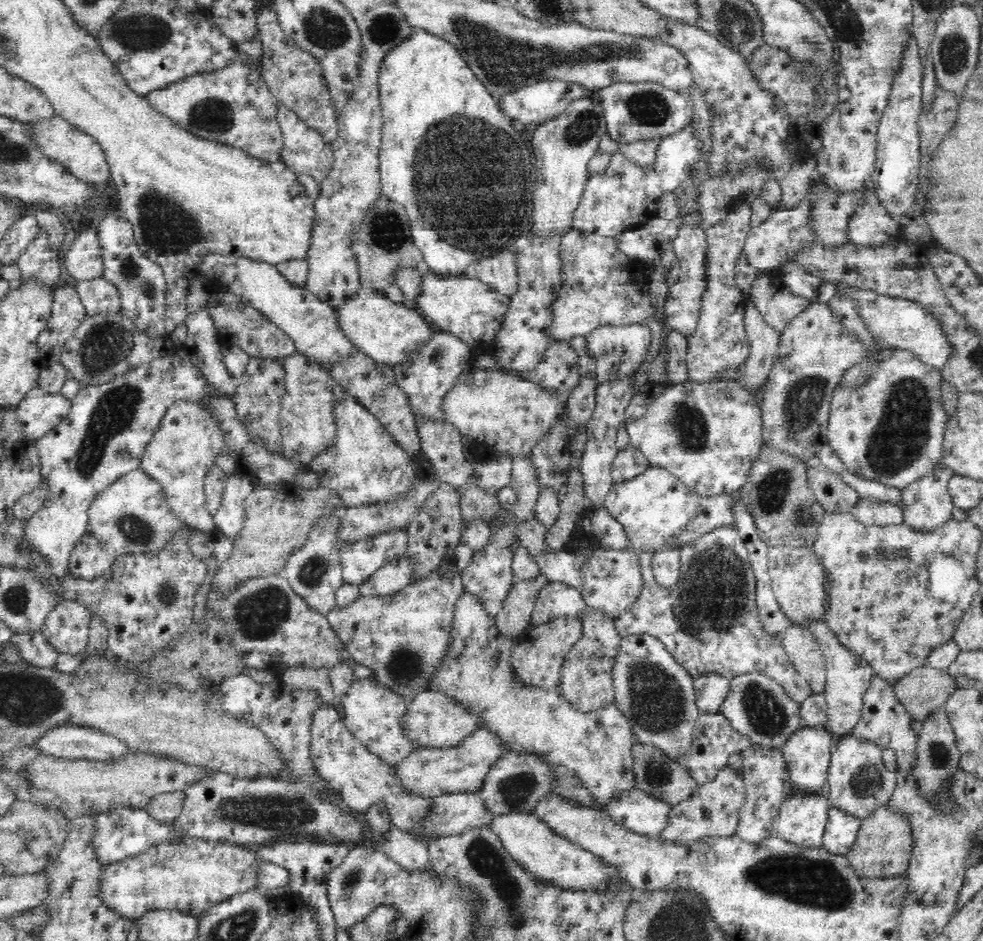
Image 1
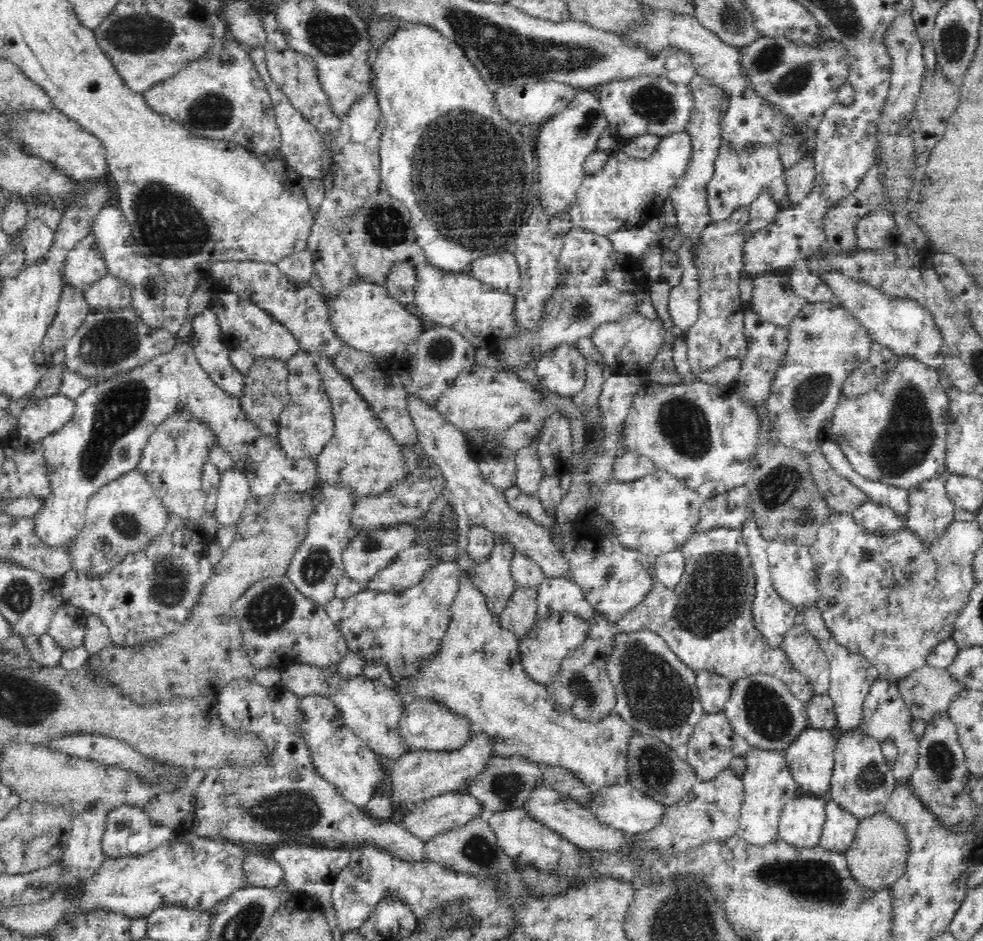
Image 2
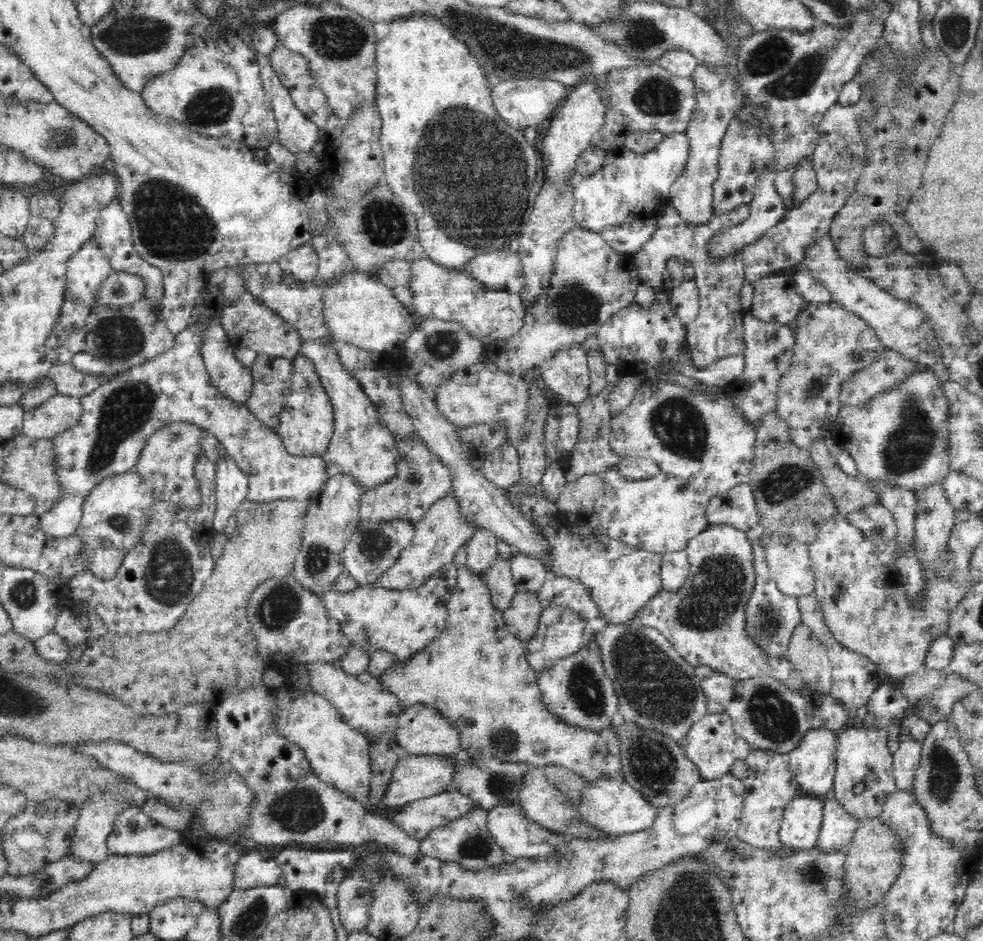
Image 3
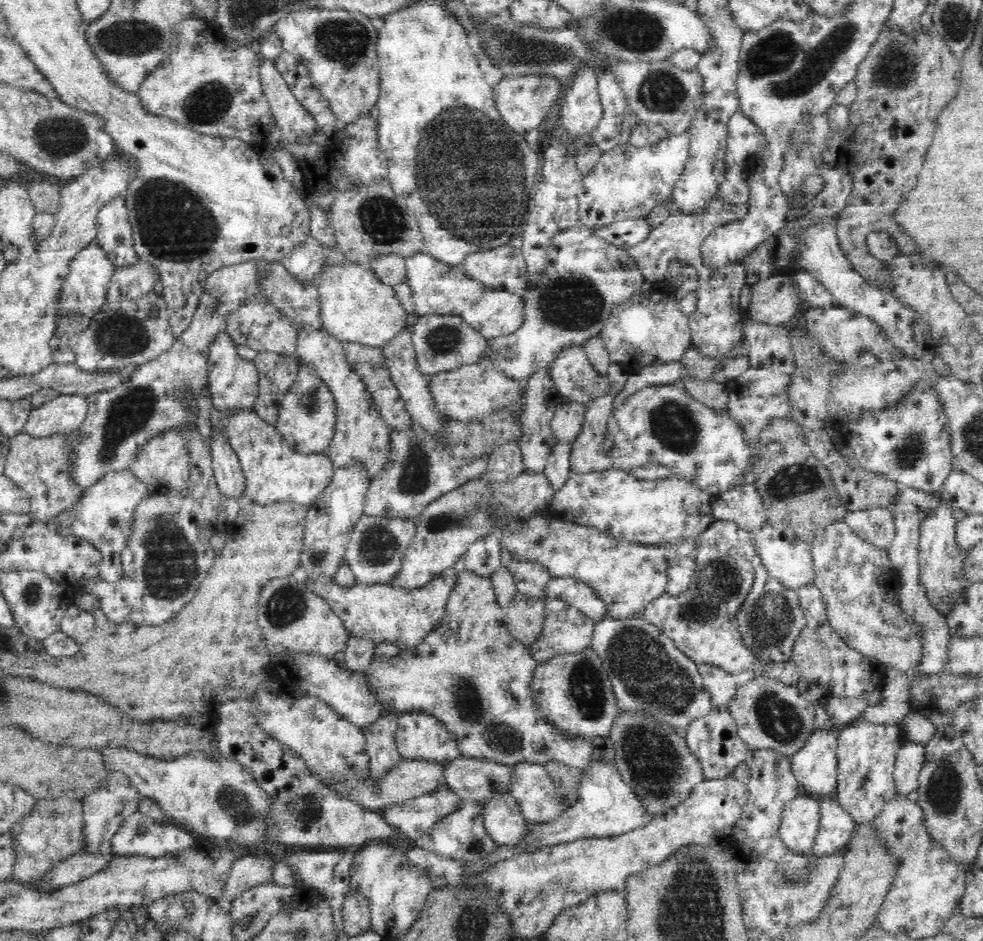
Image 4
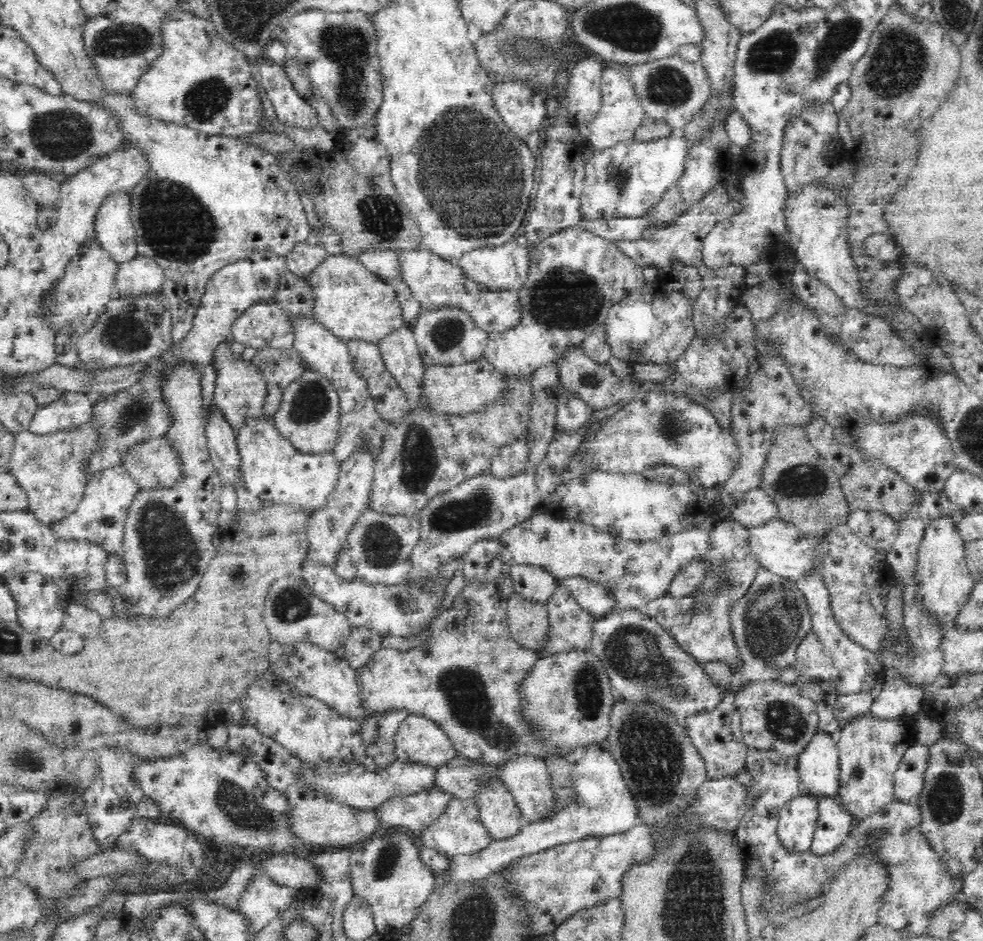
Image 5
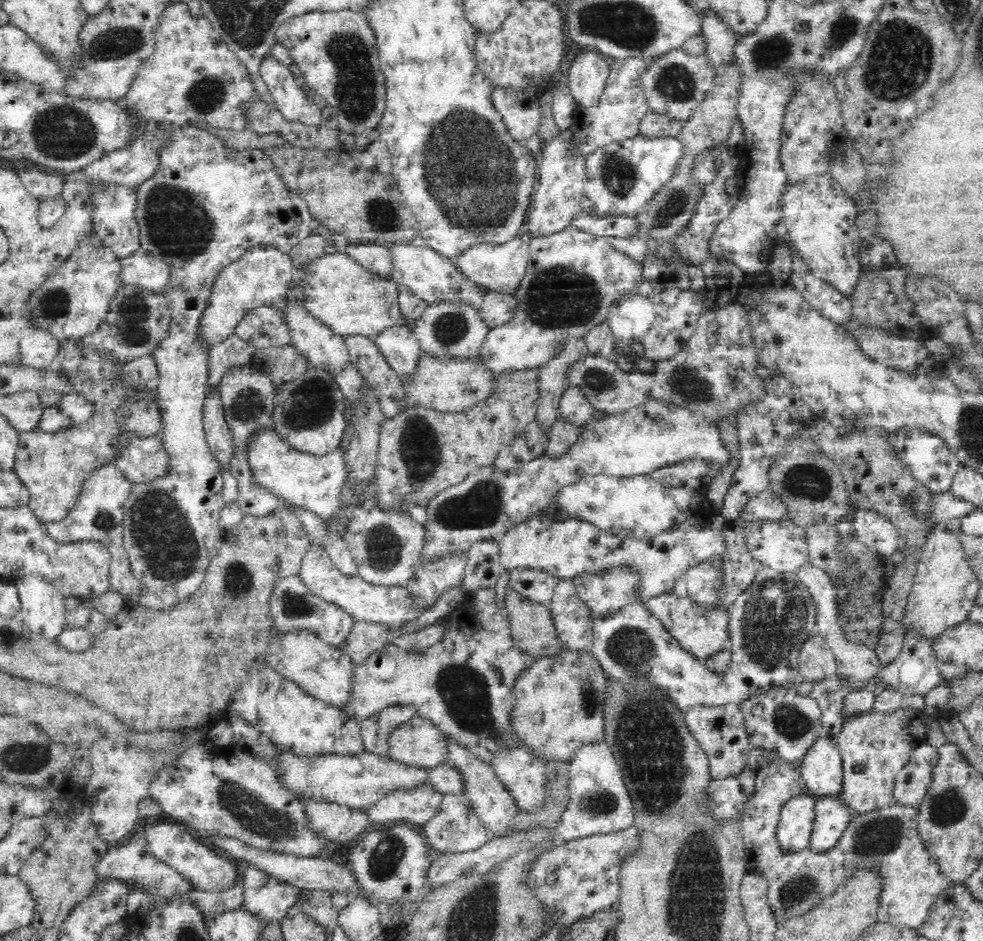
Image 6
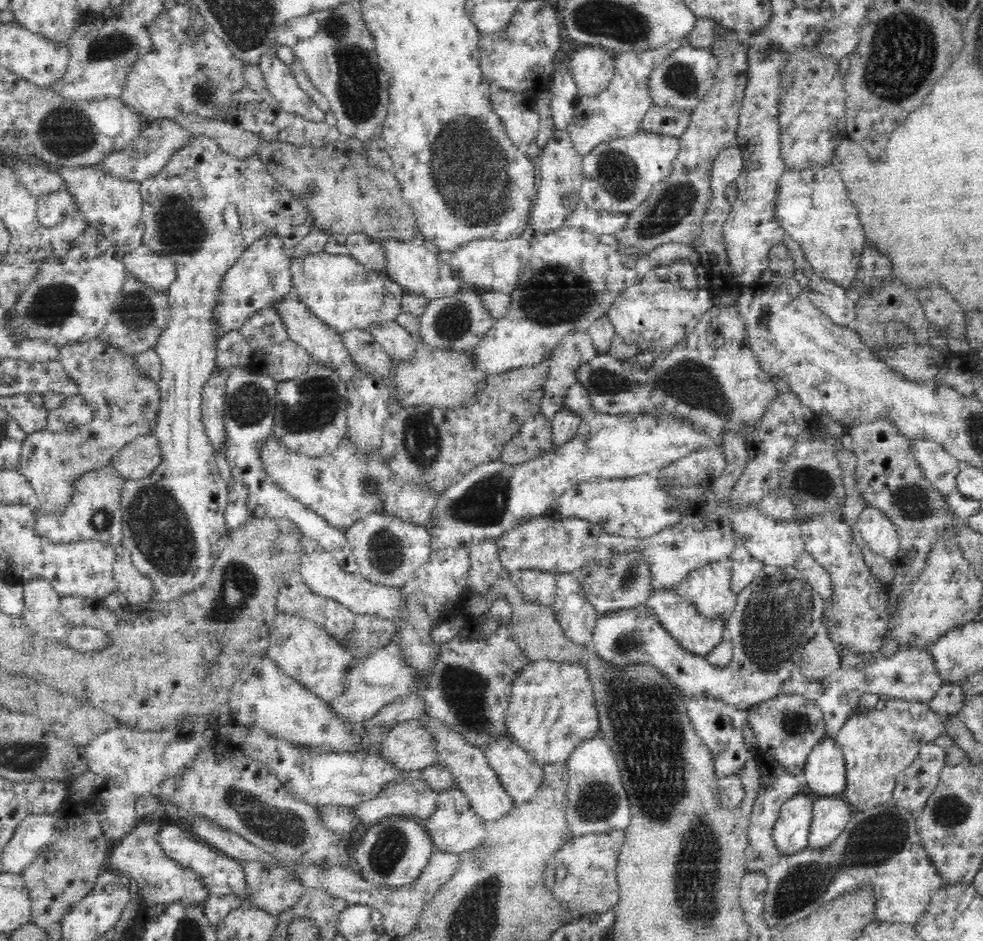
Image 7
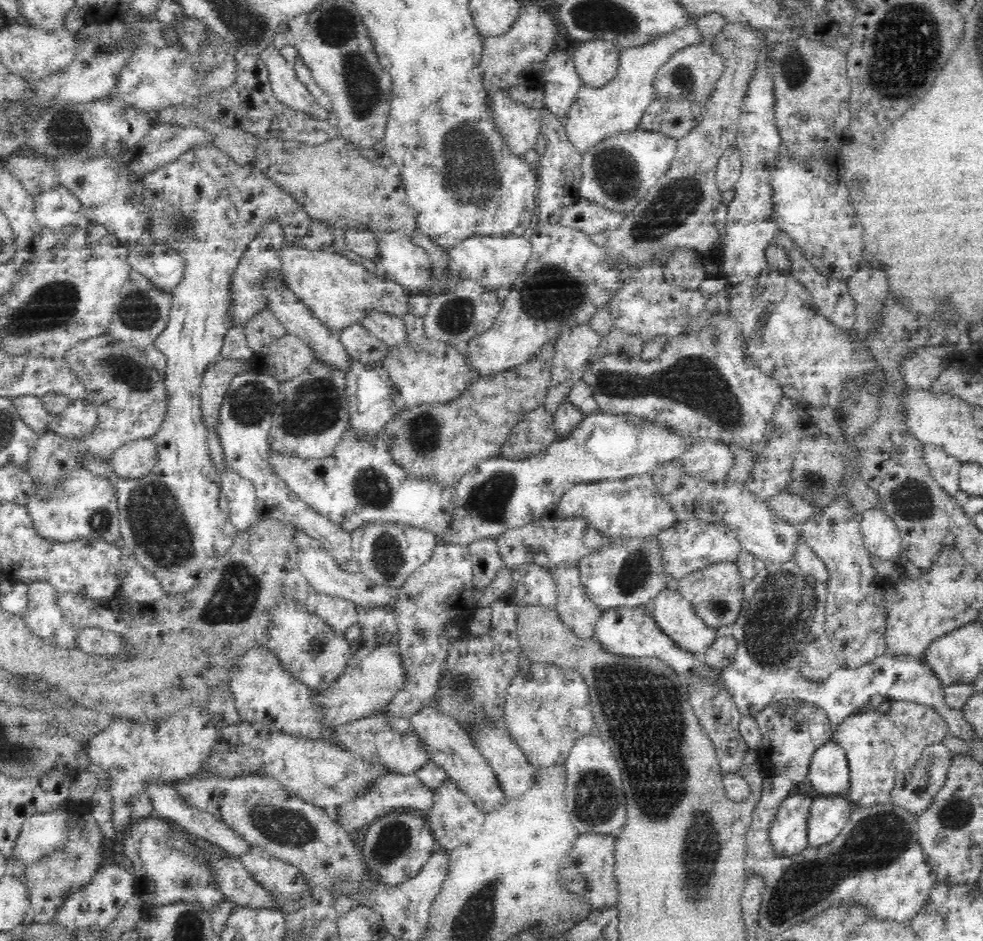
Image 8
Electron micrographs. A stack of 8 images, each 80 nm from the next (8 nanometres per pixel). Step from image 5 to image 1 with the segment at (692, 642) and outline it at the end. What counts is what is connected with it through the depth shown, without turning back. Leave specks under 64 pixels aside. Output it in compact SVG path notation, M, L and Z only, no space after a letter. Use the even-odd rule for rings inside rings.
M719 527L708 534L695 538L680 548L681 574L678 584L673 587L659 586L652 574L652 557L650 552L639 552L640 570L644 575L644 590L628 609L624 610L615 619L615 627L621 637L631 634L653 634L660 639L664 646L674 655L680 665L684 666L689 673L696 677L701 674L716 673L724 676L728 680L753 672L764 673L776 682L780 683L790 698L802 703L806 698L812 696L812 689L809 682L794 668L788 658L788 653L784 650L780 638L767 636L762 628L758 616L757 585L749 552L741 534L733 527Z

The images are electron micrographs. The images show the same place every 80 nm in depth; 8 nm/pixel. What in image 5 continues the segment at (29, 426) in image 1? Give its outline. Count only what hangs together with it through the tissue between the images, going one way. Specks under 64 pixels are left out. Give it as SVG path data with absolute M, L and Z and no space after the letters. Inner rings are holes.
M65 392L54 402L42 406L32 418L28 430L36 434L48 434L56 431L68 432L72 427L80 426L92 419L94 402L88 394L83 392Z

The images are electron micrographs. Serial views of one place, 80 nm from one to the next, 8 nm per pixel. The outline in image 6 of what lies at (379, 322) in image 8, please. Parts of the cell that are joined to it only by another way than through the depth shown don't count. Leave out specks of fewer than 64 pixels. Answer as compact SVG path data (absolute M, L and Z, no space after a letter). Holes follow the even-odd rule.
M401 326L384 328L372 336L381 353L388 359L392 369L404 378L411 375L418 364L421 346L414 331Z

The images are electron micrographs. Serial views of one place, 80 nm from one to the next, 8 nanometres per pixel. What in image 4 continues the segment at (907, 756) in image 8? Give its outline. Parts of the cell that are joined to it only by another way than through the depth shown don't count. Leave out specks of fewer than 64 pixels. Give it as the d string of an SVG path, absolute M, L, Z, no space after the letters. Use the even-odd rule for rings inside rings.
M861 717L841 728L837 743L838 780L834 798L857 824L870 823L897 796L893 774L898 754L908 742L903 728L897 724L874 724Z

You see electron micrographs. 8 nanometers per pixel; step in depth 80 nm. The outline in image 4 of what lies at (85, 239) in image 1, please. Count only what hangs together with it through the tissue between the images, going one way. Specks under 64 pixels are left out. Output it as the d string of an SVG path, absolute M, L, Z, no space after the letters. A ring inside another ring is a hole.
M97 239L80 250L72 260L66 280L57 296L58 320L70 317L70 319L88 319L90 322L96 317L105 306L106 295L109 294L109 287L116 270L117 266L110 261L109 255L102 250Z

